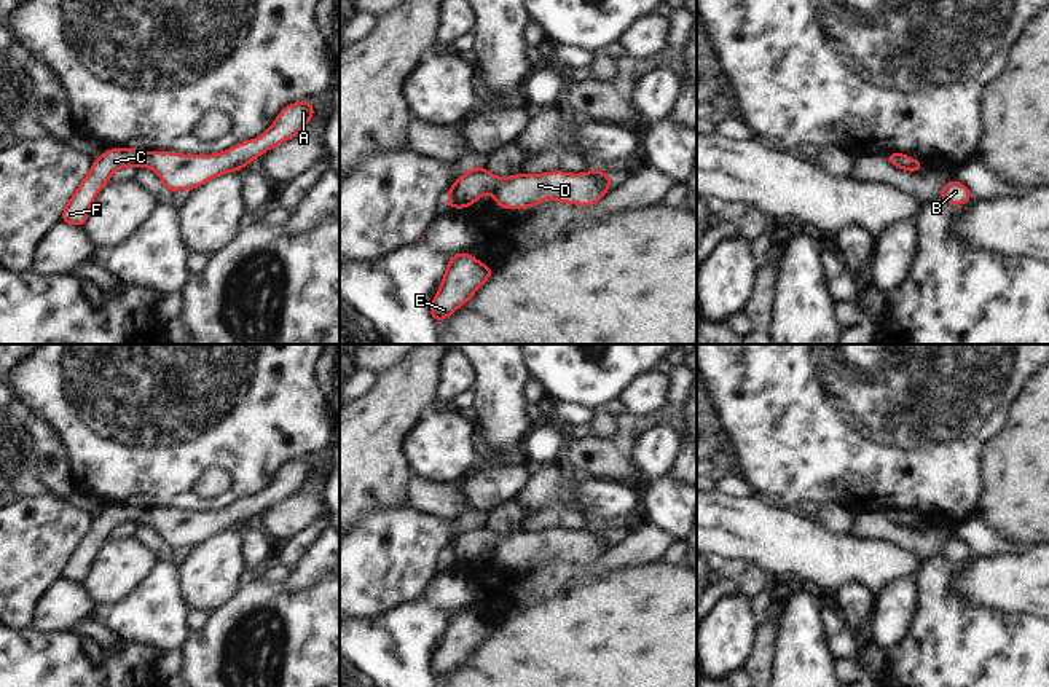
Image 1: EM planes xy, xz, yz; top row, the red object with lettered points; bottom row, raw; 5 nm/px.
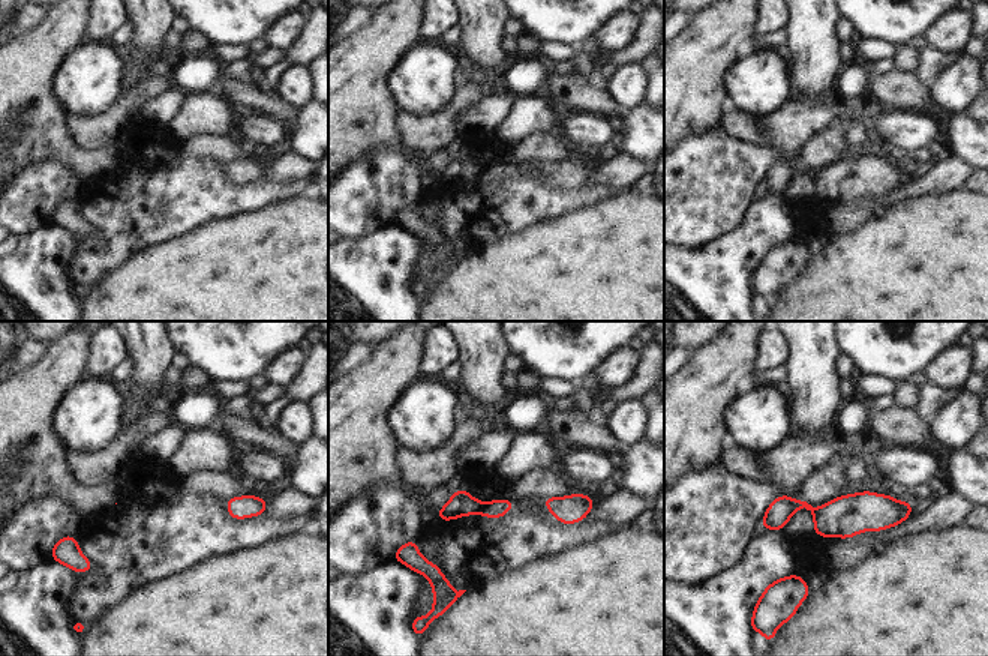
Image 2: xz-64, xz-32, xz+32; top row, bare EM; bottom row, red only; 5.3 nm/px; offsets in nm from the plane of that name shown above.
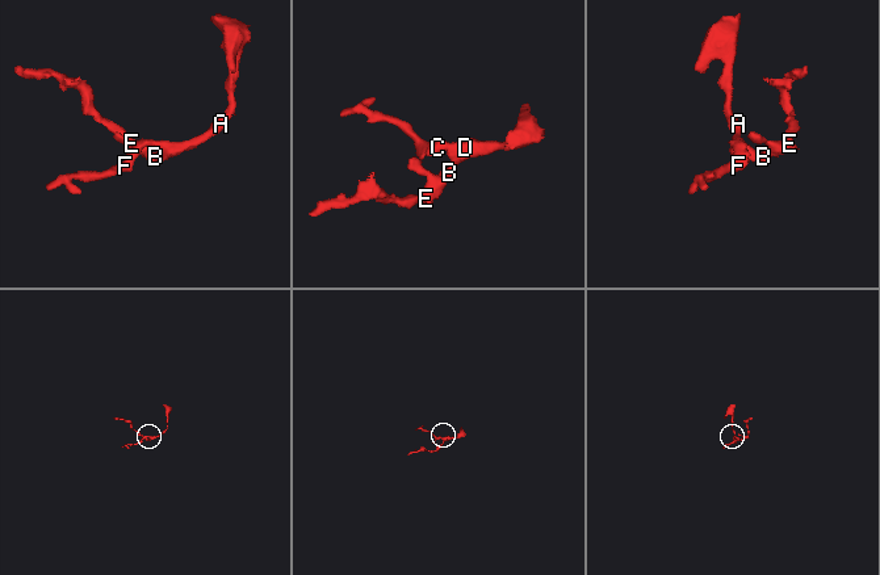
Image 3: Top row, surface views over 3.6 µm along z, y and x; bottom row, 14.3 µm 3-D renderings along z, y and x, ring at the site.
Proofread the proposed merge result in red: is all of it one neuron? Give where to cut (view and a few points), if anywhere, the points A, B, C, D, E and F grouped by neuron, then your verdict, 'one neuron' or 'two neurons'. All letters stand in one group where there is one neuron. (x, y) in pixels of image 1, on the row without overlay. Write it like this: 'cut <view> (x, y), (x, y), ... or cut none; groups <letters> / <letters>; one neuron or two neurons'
cut none; groups A B C D E F; one neuron

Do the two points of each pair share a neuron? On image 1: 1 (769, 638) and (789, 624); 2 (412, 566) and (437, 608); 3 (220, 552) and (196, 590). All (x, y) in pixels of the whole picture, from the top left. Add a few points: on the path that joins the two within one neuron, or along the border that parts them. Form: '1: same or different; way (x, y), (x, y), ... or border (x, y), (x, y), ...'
1: different; border (778, 620), (770, 670)
2: different; border (440, 569), (423, 592)
3: same; way (217, 561), (206, 581)

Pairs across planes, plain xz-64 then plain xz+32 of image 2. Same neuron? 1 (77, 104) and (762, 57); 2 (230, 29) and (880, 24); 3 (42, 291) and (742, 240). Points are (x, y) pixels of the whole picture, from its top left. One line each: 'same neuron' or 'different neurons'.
1: same neuron
2: same neuron
3: same neuron

